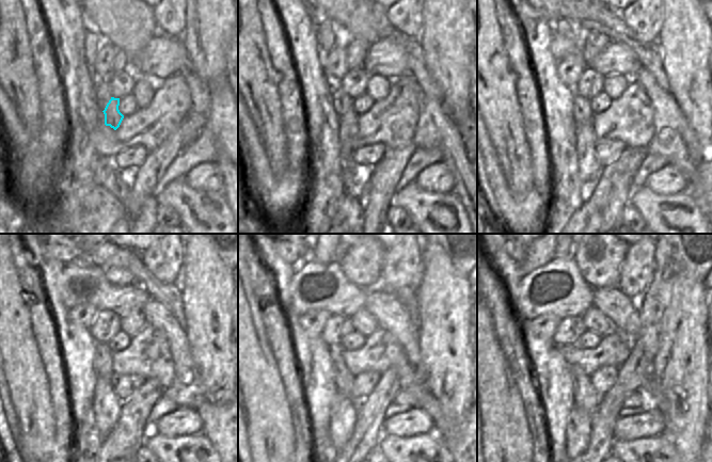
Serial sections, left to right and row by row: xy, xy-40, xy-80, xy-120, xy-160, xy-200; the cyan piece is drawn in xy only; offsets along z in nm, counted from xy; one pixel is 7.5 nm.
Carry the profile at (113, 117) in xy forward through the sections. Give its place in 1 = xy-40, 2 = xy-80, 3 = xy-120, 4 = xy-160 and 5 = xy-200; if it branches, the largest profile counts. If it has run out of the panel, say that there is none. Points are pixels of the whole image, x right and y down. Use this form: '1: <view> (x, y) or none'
1: xy-40 (348, 122)
2: xy-80 (589, 168)
3: xy-120 (107, 404)
4: xy-160 (344, 410)
5: xy-200 (579, 428)

